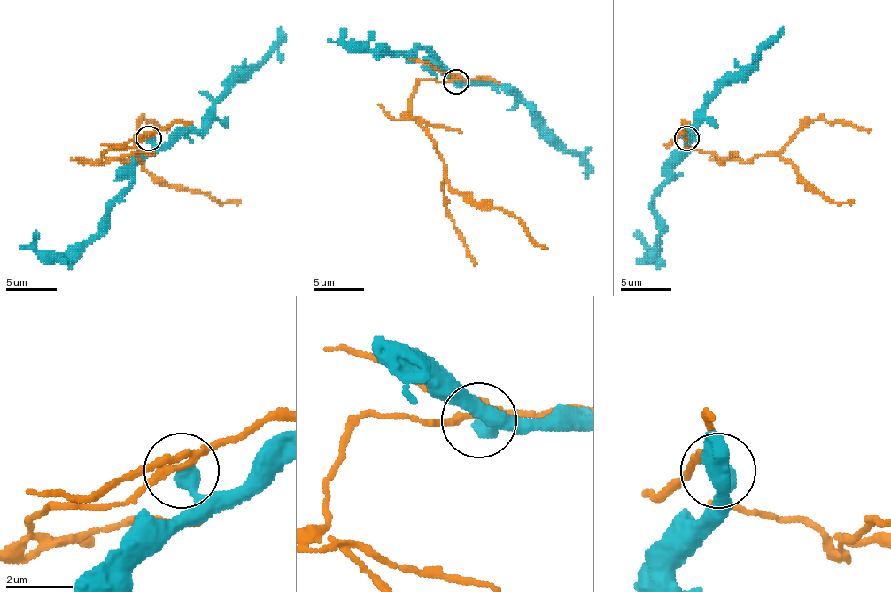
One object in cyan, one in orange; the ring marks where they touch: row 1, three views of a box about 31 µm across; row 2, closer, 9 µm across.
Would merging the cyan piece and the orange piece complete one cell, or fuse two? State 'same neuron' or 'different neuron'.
different neuron

